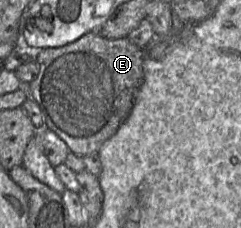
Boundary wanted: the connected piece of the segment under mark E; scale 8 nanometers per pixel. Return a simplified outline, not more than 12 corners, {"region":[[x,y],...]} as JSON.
{"region":[[89,32],[33,51],[26,87],[70,151],[130,115],[147,48]]}

